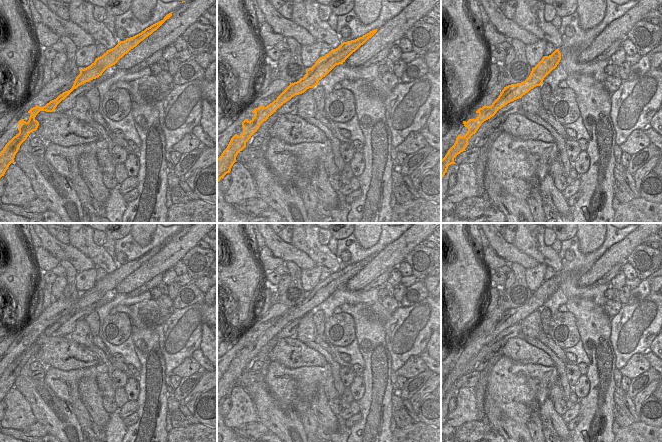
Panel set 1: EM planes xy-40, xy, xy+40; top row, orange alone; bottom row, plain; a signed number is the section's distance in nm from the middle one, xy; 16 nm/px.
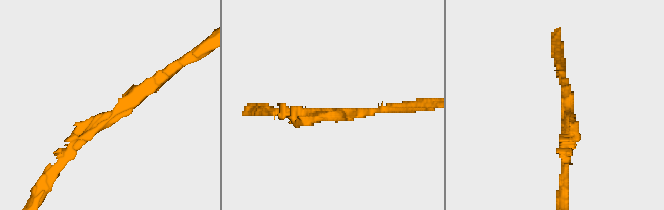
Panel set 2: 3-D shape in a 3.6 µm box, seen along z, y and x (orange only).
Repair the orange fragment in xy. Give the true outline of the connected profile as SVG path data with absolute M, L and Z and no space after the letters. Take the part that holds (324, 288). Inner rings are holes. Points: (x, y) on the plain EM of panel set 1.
M378 253L355 264L343 266L338 272L332 273L325 280L320 281L315 288L306 294L306 298L299 305L290 307L290 309L266 331L260 329L252 337L254 341L249 345L245 343L242 346L243 357L239 360L235 358L227 372L217 383L217 407L227 397L230 397L233 388L236 386L236 380L246 371L246 366L259 353L260 349L268 343L276 334L295 319L304 317L307 313L318 309L318 306L325 301L336 289L343 288L345 284L371 262Z

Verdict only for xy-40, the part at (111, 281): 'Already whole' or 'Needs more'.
Already whole

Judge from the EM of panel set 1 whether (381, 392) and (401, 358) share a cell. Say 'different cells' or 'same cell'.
different cells

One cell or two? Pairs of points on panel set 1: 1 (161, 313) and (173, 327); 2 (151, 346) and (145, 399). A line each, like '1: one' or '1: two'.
1: two
2: one

